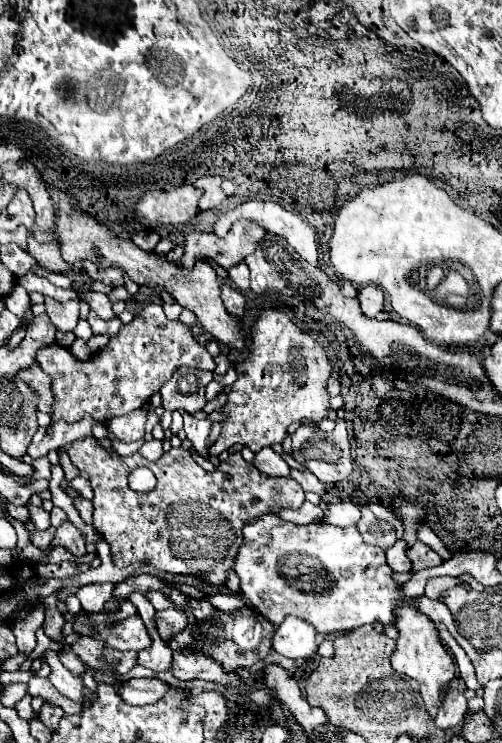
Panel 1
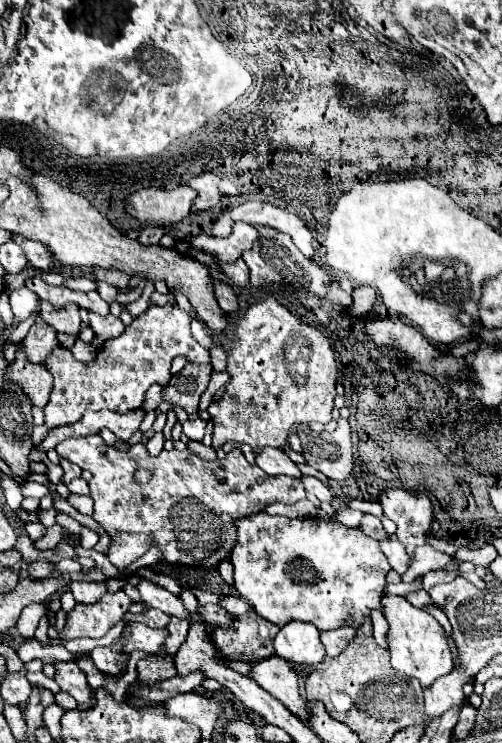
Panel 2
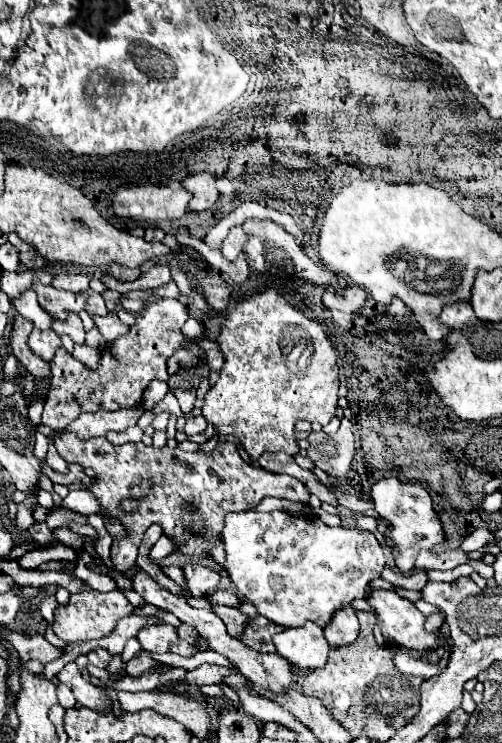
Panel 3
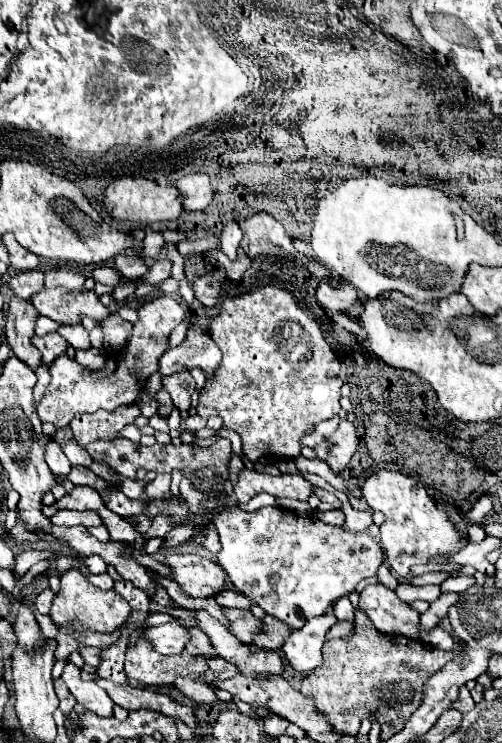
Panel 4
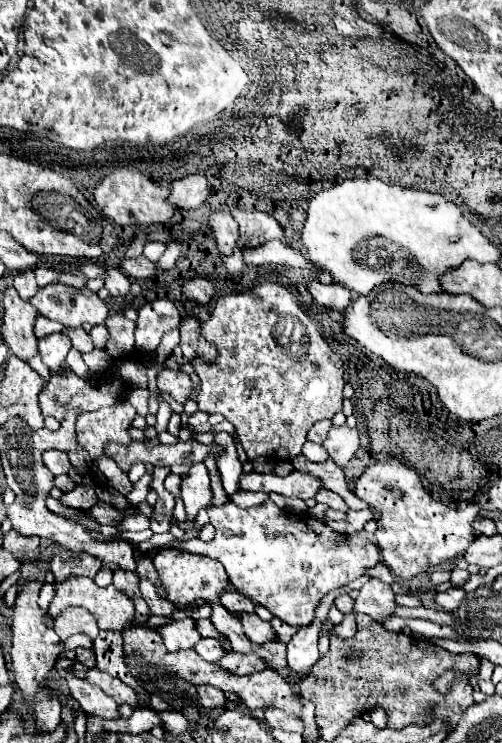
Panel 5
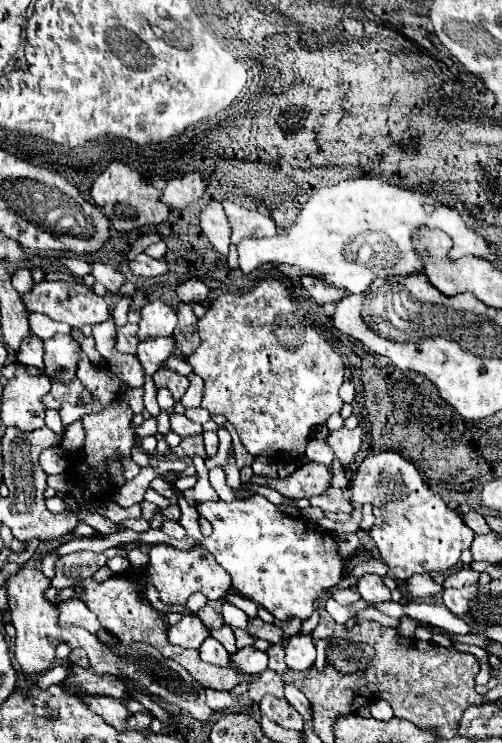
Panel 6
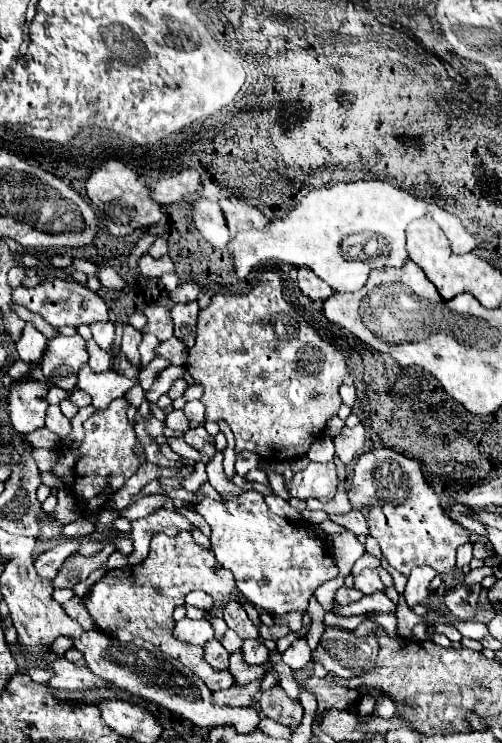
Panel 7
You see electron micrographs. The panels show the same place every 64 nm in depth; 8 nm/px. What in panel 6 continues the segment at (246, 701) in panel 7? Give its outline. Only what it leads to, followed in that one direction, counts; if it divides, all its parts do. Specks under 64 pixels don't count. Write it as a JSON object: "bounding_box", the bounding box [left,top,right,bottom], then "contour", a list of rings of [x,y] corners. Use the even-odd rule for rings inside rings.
{"bounding_box":[206,690,236,710],"contour":[[[206,690],[206,706],[212,710],[226,710],[232,704],[236,704],[236,698],[230,692],[216,692],[216,690]]]}

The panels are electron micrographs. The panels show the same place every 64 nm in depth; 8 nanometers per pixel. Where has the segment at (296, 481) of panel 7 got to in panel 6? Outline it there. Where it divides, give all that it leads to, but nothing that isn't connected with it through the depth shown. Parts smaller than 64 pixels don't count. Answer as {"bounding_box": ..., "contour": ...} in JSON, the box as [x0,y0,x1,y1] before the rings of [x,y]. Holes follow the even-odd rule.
{"bounding_box":[250,462,332,500],"contour":[[[310,462],[306,466],[298,466],[296,472],[286,478],[254,476],[250,480],[250,484],[270,486],[270,488],[278,490],[282,496],[298,500],[298,498],[312,498],[312,496],[326,492],[330,488],[330,478],[332,478],[332,474],[330,474],[328,466]]]}

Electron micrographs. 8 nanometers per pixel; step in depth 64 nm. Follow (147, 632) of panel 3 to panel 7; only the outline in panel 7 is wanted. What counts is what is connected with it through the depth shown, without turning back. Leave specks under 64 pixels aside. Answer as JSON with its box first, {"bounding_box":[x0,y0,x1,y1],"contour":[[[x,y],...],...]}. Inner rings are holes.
{"bounding_box":[174,618,214,646],"contour":[[[182,618],[174,626],[174,638],[180,640],[180,642],[184,642],[184,644],[204,646],[212,636],[214,636],[214,630],[212,630],[210,622],[206,622],[206,620]]]}

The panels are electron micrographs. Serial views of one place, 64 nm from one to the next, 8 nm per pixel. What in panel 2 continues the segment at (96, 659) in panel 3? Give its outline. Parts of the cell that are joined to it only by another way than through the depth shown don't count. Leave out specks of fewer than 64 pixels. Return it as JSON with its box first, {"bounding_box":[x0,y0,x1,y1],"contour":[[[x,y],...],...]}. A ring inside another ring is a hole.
{"bounding_box":[90,648,130,676],"contour":[[[96,648],[90,658],[94,660],[94,664],[106,672],[106,674],[112,674],[112,676],[118,676],[118,674],[124,674],[126,672],[126,666],[128,666],[128,660],[130,656],[124,654],[124,652],[114,652],[112,648]]]}

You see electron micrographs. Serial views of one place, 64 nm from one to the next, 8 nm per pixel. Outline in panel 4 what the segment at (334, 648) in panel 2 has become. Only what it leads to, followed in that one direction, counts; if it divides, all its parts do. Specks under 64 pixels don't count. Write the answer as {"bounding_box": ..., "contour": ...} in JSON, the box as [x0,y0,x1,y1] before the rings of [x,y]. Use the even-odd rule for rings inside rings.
{"bounding_box":[332,598,354,620],"contour":[[[344,598],[344,600],[338,600],[336,604],[334,604],[334,608],[332,608],[332,614],[336,616],[336,620],[354,620],[354,608],[352,608],[352,604],[350,604],[350,600],[348,598]]]}

